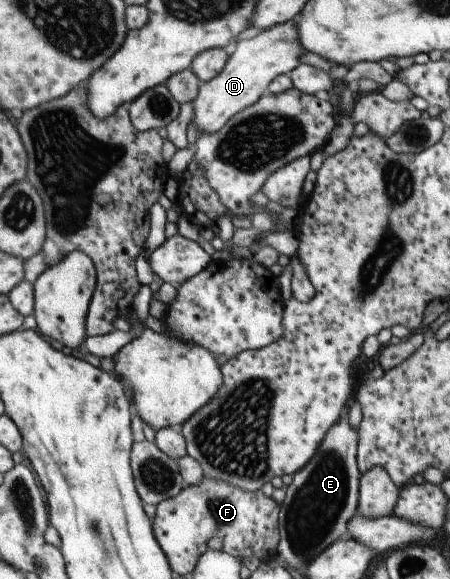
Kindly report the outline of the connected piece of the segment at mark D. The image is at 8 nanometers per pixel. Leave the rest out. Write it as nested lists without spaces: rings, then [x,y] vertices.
[[[293,20],[273,25],[247,40],[238,40],[224,67],[210,81],[202,82],[196,97],[190,102],[197,133],[217,132],[232,115],[251,106],[266,93],[266,86],[274,77],[292,71],[304,53],[307,51],[297,40],[297,27]]]

